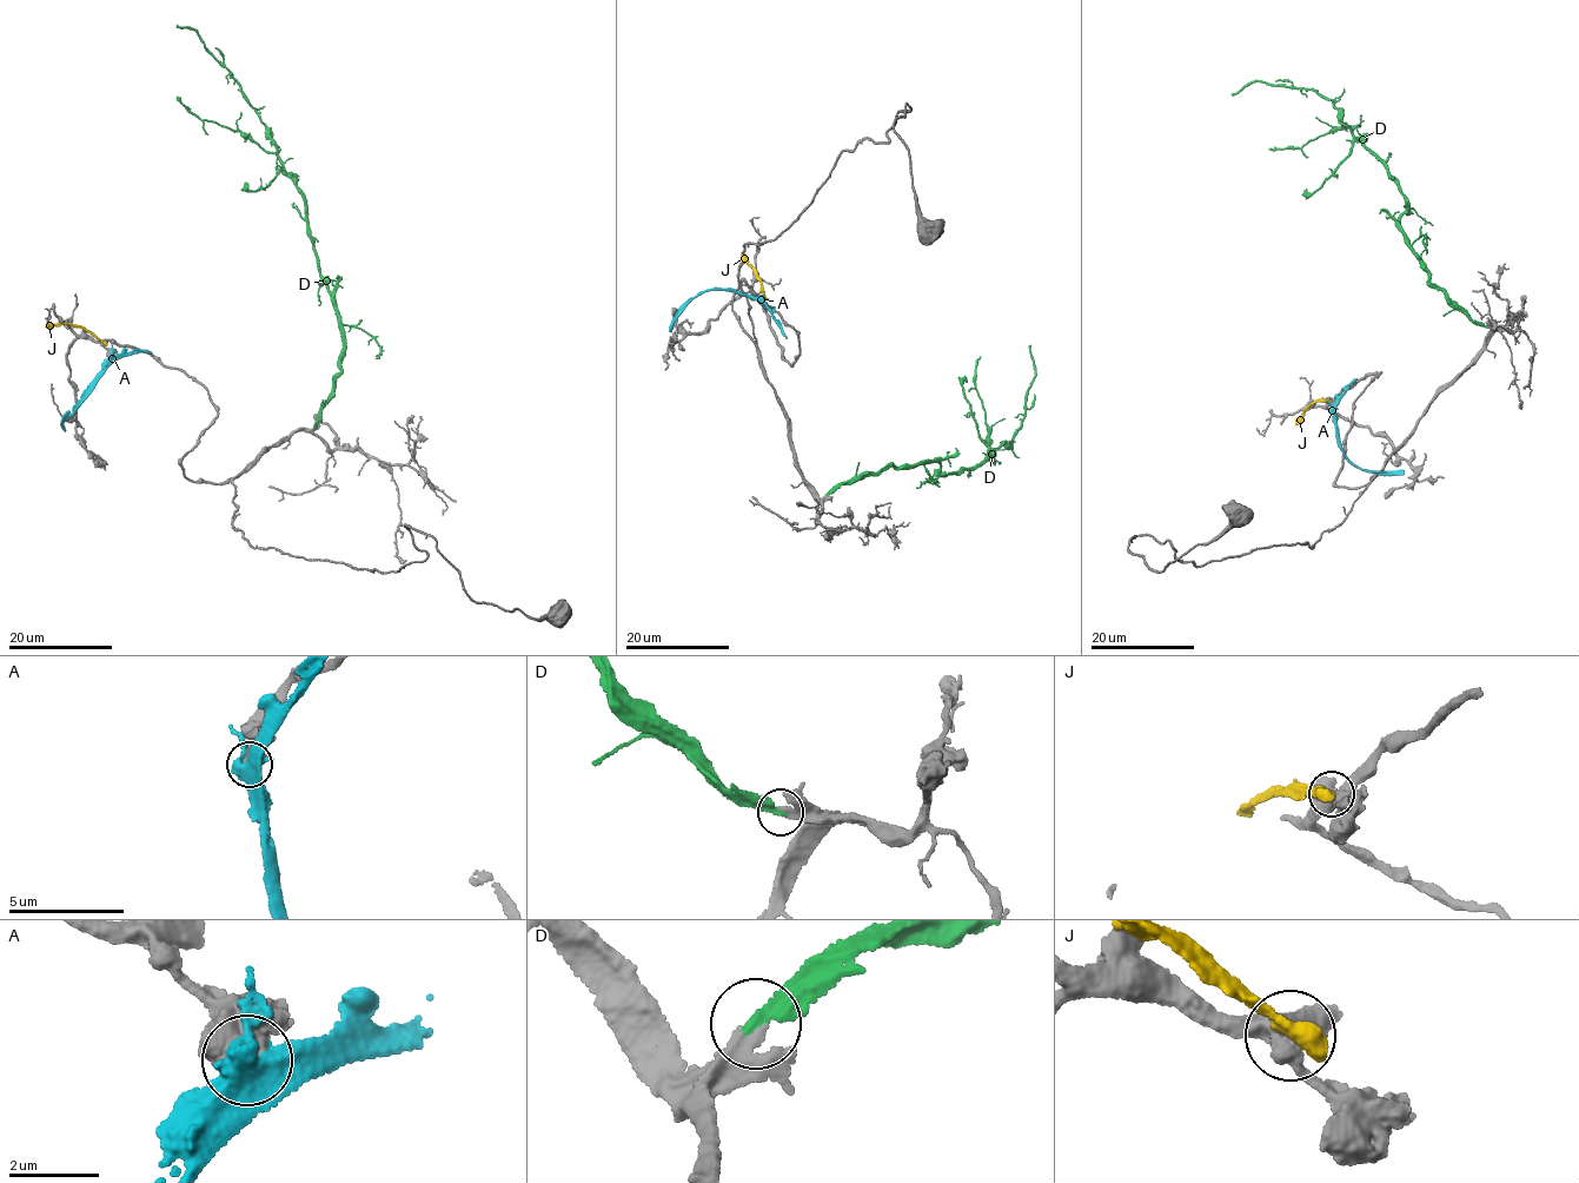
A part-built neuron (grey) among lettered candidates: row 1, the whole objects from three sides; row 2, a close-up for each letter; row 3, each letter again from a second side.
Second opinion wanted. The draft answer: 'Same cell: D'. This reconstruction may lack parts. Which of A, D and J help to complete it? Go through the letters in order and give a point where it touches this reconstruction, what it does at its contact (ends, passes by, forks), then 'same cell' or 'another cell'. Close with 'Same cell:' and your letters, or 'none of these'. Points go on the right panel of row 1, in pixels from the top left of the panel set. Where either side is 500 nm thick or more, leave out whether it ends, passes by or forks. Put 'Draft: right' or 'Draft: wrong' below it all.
A: meets grey at (1332, 410); another cell
D: meets grey at (1485, 326); it ends there; same cell
J: meets grey at (1331, 401); another cell
Same cell: D
Draft: right

